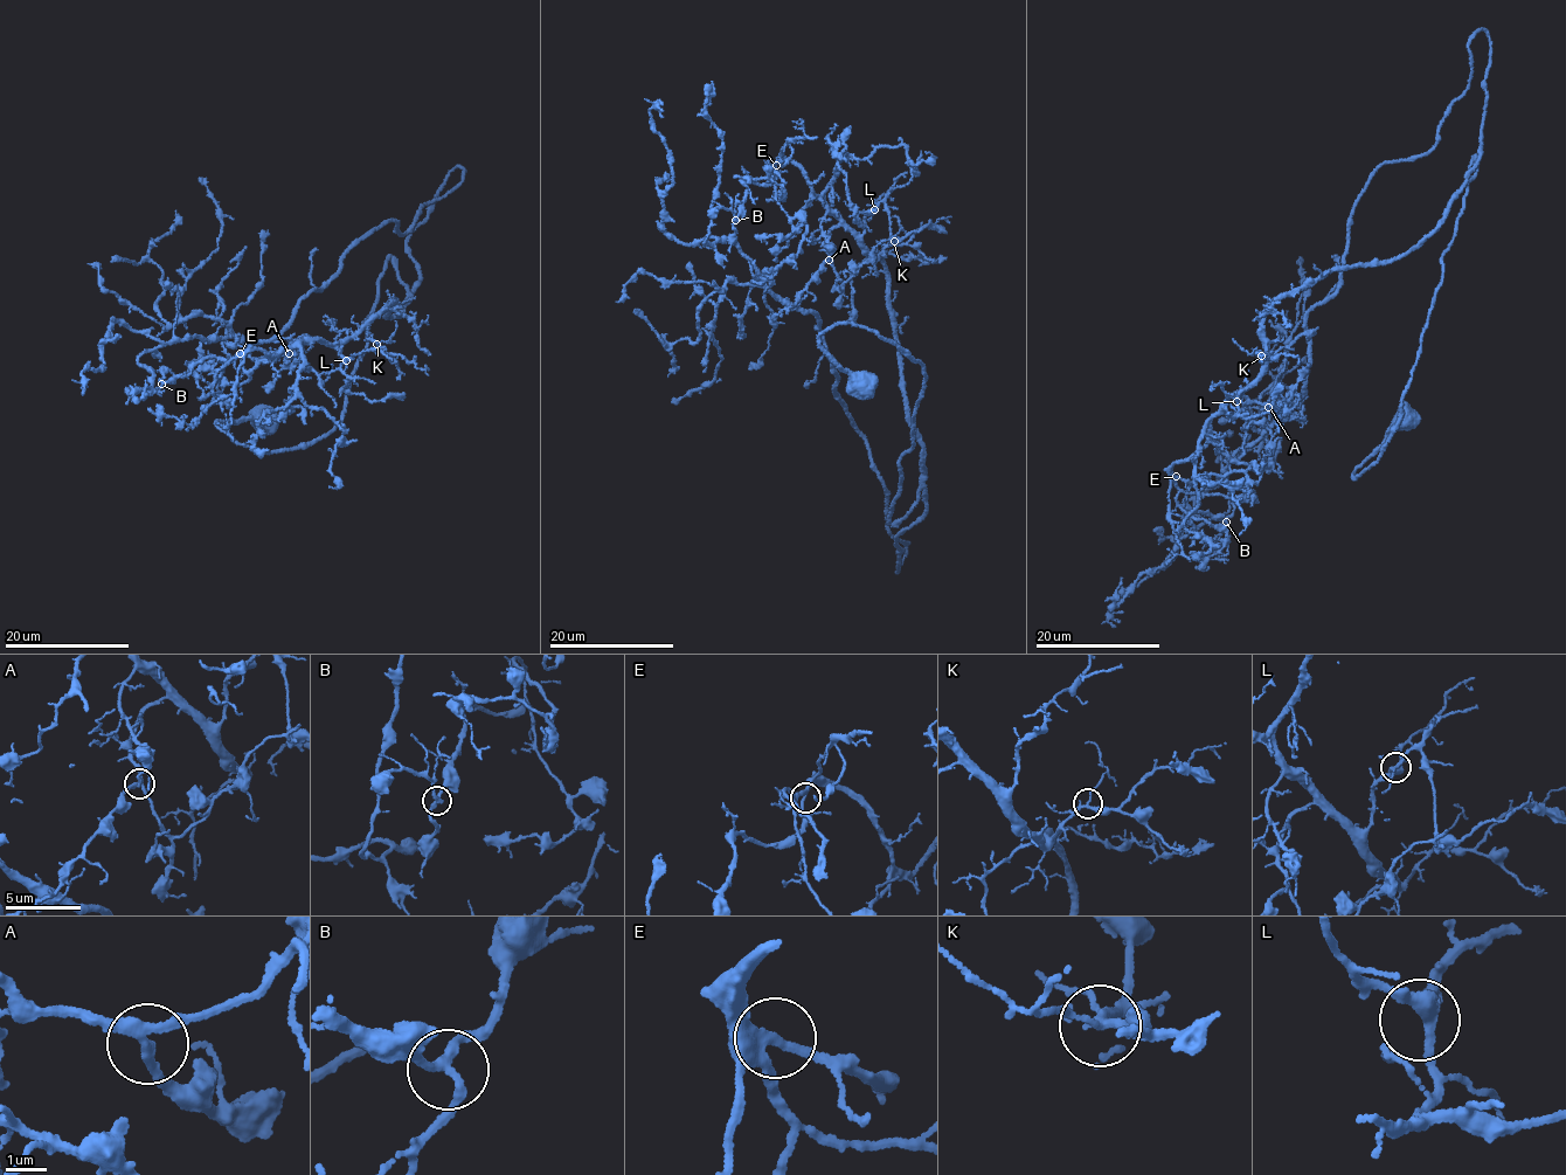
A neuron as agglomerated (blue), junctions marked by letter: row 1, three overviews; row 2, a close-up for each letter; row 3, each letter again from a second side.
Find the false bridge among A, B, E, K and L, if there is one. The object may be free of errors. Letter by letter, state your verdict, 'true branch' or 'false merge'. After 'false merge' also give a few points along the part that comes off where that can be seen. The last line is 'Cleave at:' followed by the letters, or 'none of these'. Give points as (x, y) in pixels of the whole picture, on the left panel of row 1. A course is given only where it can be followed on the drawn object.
A: true branch
B: true branch
E: true branch
K: true branch
L: true branch
Cleave at: none of these

